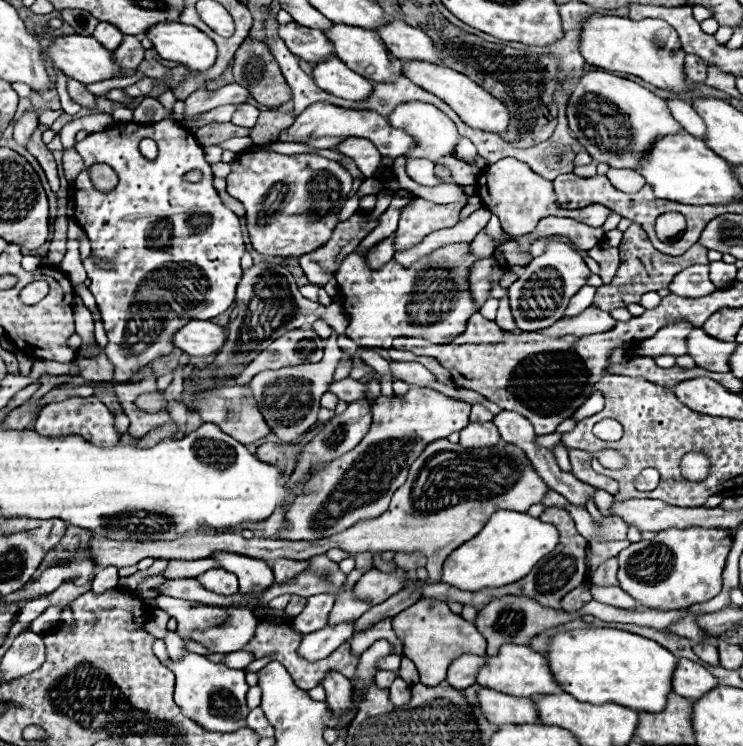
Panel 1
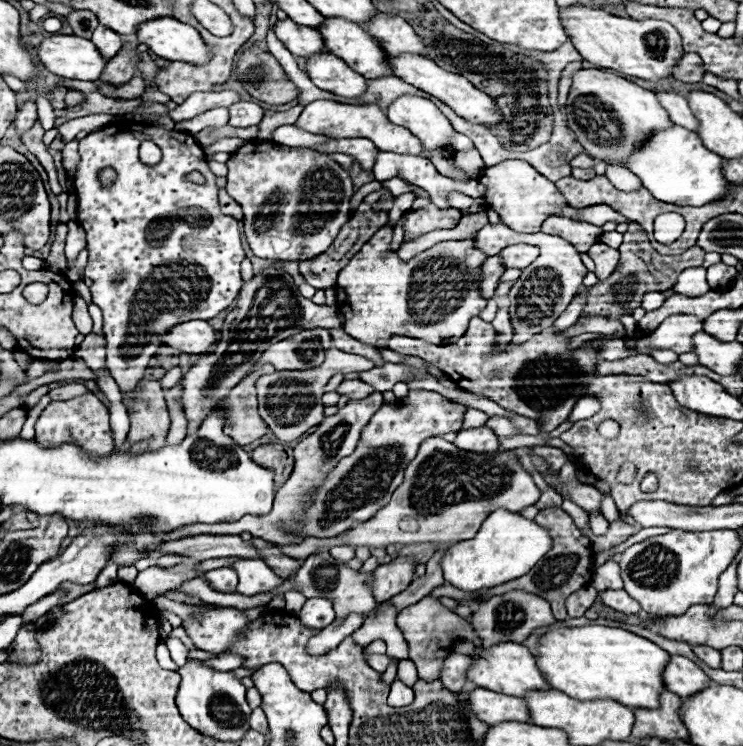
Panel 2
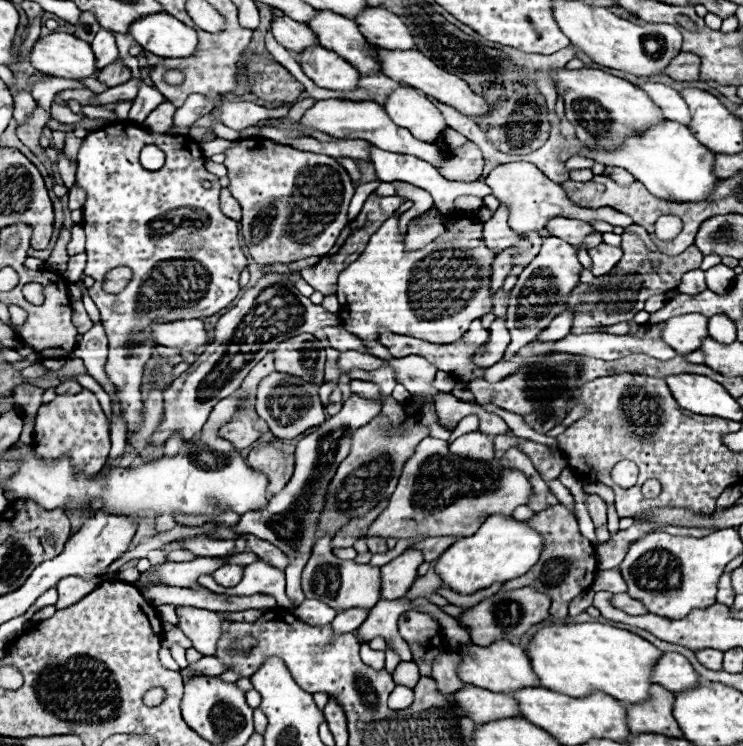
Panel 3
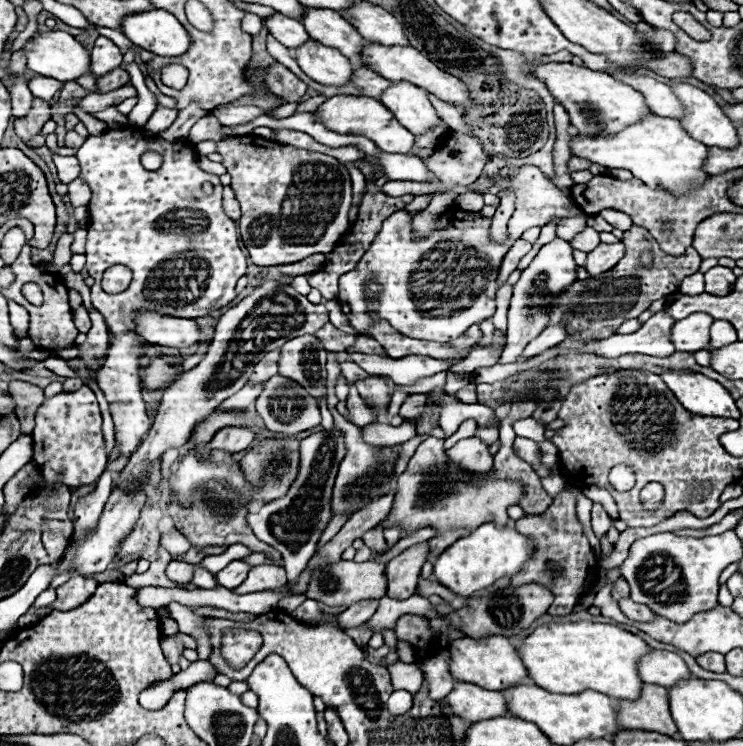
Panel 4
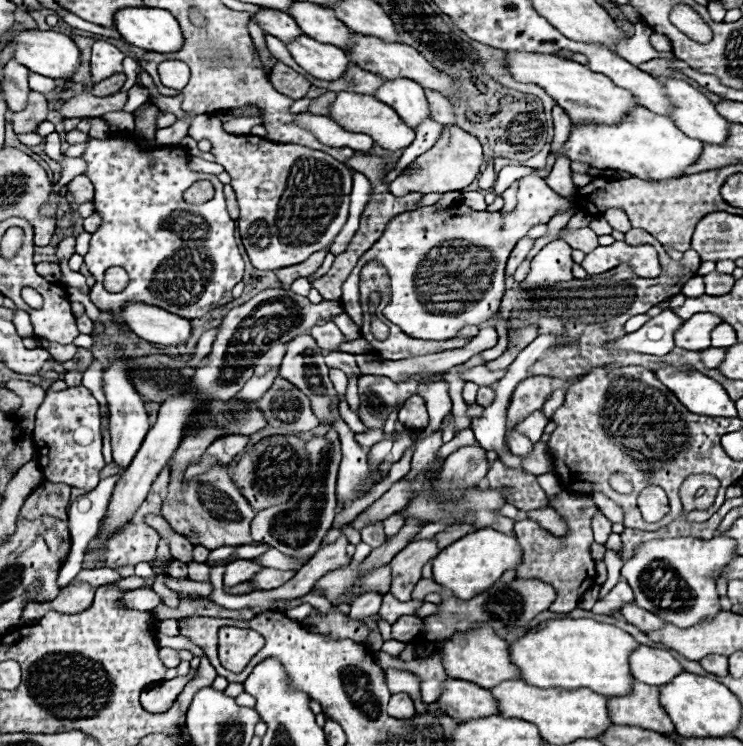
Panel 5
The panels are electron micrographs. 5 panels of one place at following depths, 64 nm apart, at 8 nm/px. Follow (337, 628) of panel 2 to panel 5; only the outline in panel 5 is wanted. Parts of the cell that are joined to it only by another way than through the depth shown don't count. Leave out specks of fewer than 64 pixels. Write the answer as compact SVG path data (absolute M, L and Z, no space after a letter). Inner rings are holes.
M366 592L360 598L356 598L356 602L352 602L348 616L360 620L360 618L378 614L380 604L382 604L382 594L380 592Z

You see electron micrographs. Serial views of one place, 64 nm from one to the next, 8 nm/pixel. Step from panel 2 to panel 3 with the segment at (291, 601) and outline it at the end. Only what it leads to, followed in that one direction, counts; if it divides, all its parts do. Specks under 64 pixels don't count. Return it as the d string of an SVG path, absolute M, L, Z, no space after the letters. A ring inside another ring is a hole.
M350 396L336 416L332 416L316 432L304 436L298 442L296 470L294 470L294 476L288 482L288 486L284 486L284 490L280 494L272 496L268 506L256 510L256 514L254 512L244 514L242 520L236 524L236 532L254 534L256 538L278 546L288 556L288 566L284 570L286 572L286 594L294 600L296 606L300 606L304 602L304 594L300 588L300 576L312 554L312 546L316 540L320 514L324 512L324 502L326 502L330 480L336 474L338 464L350 452L352 430L366 426L372 418L376 418L380 414L380 410L382 410L380 402L366 400L360 396Z

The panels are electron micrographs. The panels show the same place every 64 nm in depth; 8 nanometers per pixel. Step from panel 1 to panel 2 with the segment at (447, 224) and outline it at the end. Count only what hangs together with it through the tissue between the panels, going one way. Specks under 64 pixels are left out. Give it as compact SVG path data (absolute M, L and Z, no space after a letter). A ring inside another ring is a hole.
M430 204L418 212L408 214L406 224L404 224L404 232L406 232L404 240L426 234L426 232L436 230L436 228L454 228L460 222L460 218L462 218L462 214L456 208L440 210L434 204Z

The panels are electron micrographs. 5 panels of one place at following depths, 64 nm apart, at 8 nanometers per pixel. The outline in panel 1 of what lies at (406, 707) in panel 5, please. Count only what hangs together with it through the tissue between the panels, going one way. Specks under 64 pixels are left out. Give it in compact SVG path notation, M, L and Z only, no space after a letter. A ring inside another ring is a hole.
M396 678L396 680L392 682L392 686L390 686L390 702L392 702L394 706L402 706L402 704L406 704L410 698L412 698L410 686L408 686L402 678Z

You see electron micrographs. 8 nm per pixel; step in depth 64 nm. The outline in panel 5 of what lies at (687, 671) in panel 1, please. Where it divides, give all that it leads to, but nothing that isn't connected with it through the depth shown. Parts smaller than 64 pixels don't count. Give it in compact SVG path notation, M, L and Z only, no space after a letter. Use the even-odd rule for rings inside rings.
M640 644L630 654L630 672L648 686L662 686L680 674L682 666L670 652Z

